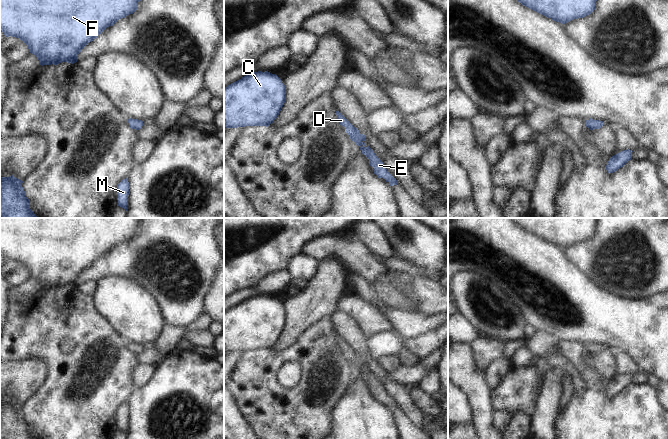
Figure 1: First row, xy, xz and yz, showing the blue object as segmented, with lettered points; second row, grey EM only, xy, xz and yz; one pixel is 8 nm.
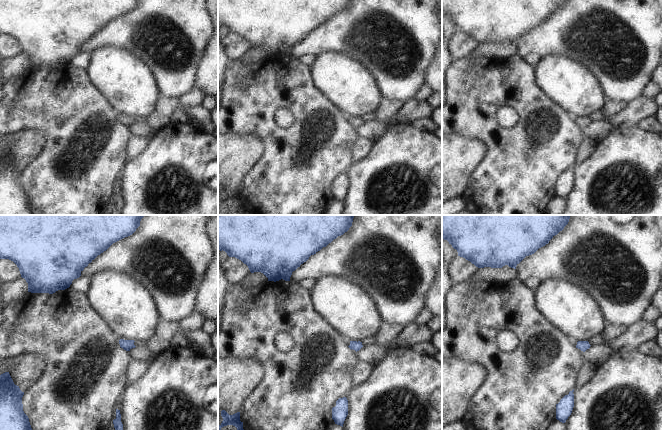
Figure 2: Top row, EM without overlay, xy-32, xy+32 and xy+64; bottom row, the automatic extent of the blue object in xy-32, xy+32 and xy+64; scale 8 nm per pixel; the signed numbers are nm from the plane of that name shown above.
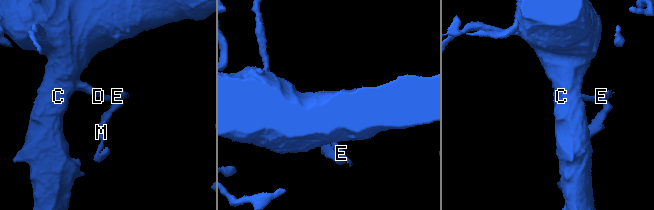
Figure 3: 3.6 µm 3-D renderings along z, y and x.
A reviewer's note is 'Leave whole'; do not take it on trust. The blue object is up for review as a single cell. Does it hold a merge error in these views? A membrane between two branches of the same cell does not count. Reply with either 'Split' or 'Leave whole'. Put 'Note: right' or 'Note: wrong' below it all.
Leave whole.
Note: right

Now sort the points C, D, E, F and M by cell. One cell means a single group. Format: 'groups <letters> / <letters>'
groups C D E F M

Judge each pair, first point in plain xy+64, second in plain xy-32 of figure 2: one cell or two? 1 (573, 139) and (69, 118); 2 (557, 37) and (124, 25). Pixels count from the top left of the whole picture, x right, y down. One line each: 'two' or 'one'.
1: one
2: one

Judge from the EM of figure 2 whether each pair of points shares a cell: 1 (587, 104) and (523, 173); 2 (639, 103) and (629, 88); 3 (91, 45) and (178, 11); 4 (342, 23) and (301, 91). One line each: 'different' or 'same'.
1: different
2: different
3: same
4: different

